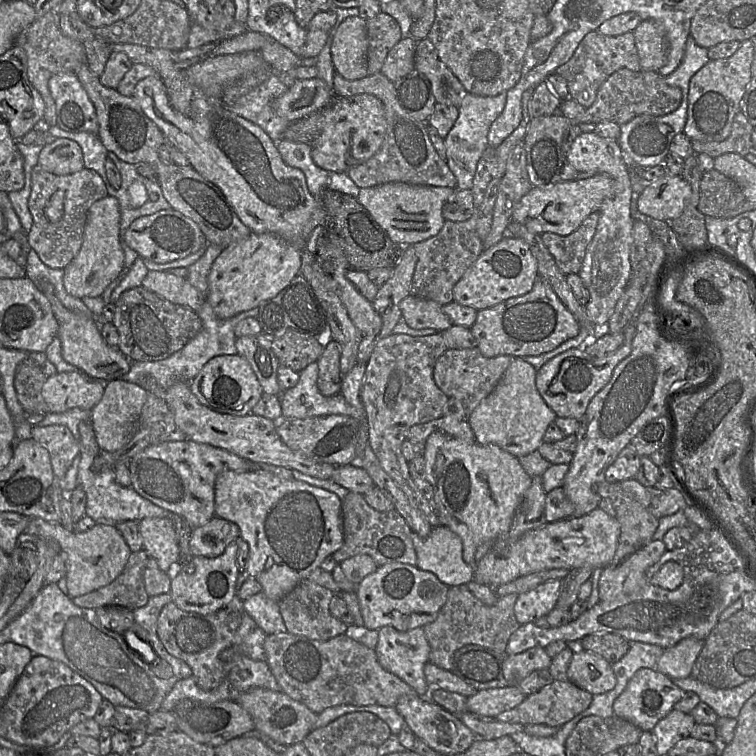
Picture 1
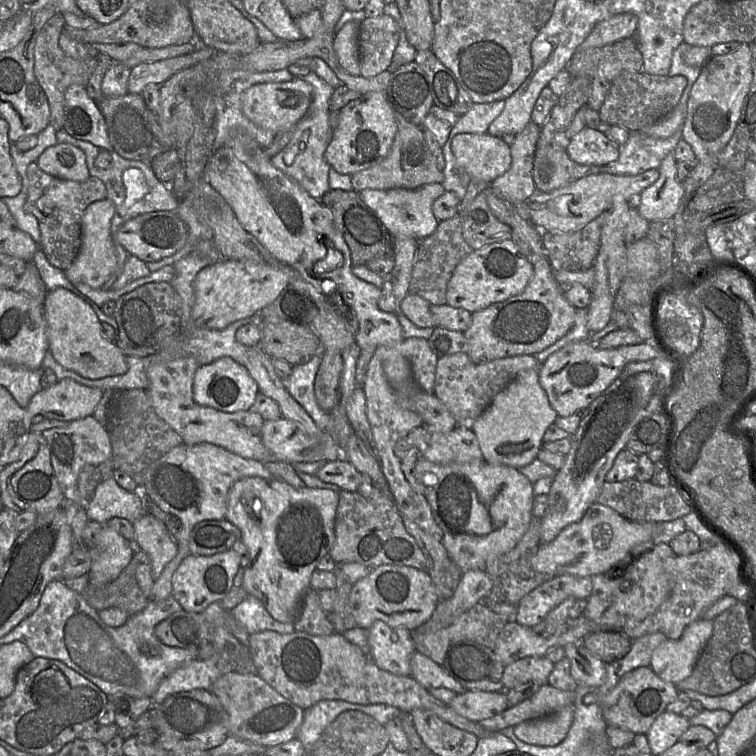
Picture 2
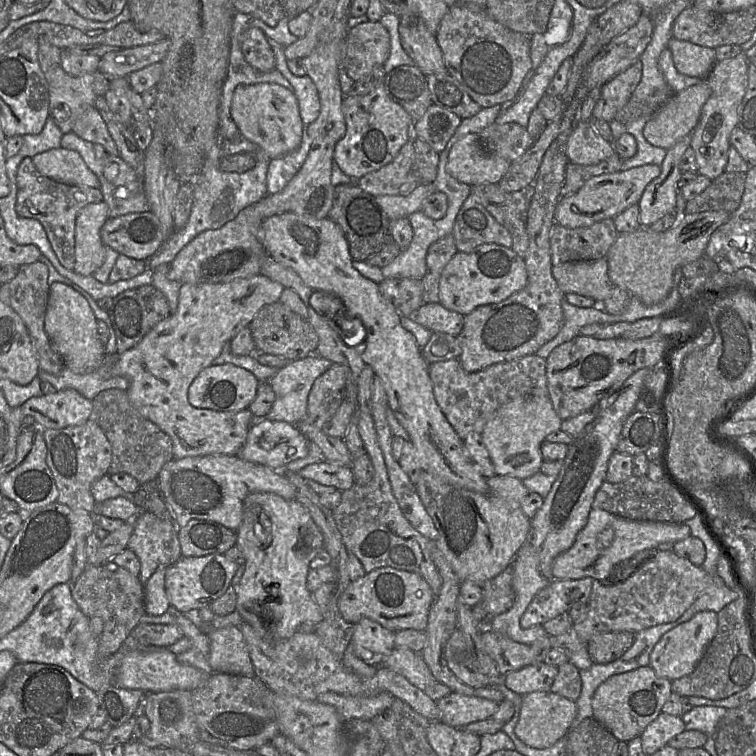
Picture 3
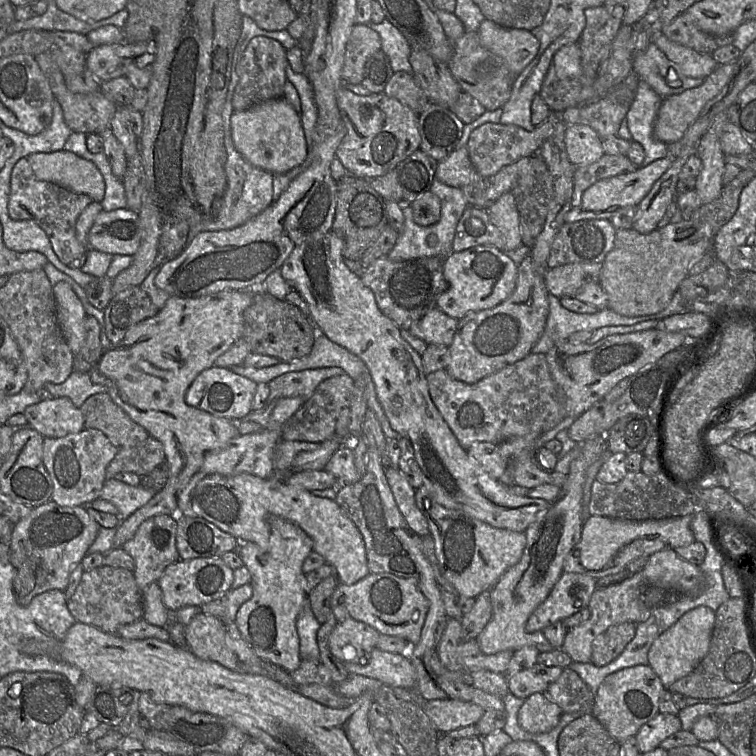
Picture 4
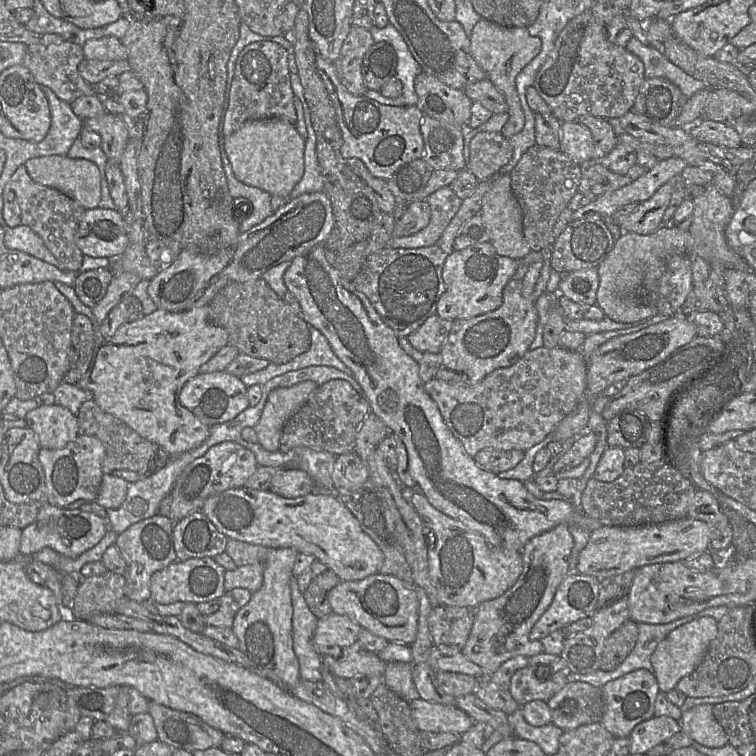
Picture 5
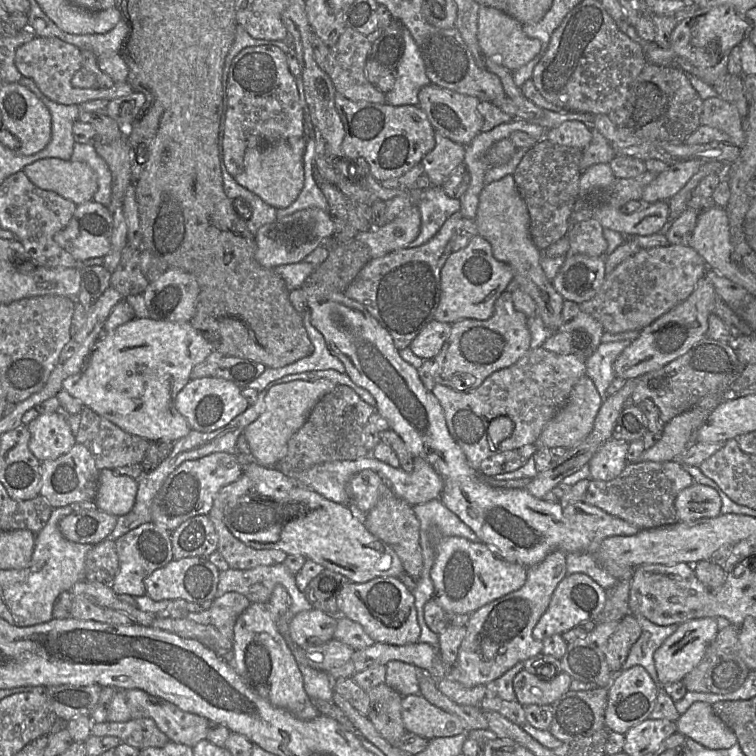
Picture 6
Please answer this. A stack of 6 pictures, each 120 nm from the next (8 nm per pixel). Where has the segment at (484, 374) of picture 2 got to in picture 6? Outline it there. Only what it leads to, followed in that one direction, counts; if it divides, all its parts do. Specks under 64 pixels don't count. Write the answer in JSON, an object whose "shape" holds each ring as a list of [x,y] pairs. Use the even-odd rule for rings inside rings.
{"shape":[[[539,347],[529,349],[513,365],[492,373],[475,389],[457,391],[448,386],[435,384],[431,392],[443,408],[450,435],[462,449],[470,466],[479,471],[481,462],[497,453],[535,444],[543,428],[565,405],[573,387],[584,375],[586,375],[586,365],[576,355],[561,355]],[[500,416],[508,416],[514,423],[514,430],[508,438],[494,445],[489,439],[488,427],[492,420]]]}

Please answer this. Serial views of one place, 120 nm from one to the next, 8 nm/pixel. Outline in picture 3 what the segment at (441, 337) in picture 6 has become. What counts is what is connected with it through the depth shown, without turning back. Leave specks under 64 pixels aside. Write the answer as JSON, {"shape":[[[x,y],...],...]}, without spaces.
{"shape":[[[425,303],[414,314],[414,321],[431,332],[442,332],[457,337],[464,325],[462,314],[437,303]]]}

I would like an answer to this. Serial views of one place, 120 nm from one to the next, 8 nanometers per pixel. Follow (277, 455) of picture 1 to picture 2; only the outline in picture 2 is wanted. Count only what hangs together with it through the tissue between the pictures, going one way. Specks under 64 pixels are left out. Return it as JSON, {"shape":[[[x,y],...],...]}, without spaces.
{"shape":[[[171,340],[153,355],[143,358],[149,358],[150,362],[147,367],[148,387],[146,390],[153,409],[161,419],[181,436],[184,444],[196,445],[200,443],[210,443],[223,447],[244,458],[258,460],[263,463],[278,461],[274,459],[270,451],[263,444],[261,430],[265,420],[260,414],[252,410],[228,413],[212,407],[202,406],[195,402],[193,397],[193,380],[200,365],[195,358],[184,355],[184,351],[180,346],[180,340]]]}

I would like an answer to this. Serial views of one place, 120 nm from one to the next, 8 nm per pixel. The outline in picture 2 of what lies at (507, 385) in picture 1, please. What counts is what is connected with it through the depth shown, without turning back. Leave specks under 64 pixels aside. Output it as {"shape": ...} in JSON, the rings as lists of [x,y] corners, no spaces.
{"shape":[[[527,369],[518,373],[493,399],[472,426],[483,459],[493,465],[507,465],[517,469],[531,463],[542,448],[547,428],[555,423],[557,412],[551,407],[547,393],[540,385],[539,370]]]}

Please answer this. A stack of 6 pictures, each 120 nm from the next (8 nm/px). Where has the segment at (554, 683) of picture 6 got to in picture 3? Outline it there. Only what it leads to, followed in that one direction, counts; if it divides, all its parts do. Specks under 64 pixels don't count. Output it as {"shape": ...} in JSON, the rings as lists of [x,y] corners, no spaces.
{"shape":[[[544,662],[529,664],[503,676],[503,684],[513,692],[524,696],[536,691],[549,691],[558,668]]]}

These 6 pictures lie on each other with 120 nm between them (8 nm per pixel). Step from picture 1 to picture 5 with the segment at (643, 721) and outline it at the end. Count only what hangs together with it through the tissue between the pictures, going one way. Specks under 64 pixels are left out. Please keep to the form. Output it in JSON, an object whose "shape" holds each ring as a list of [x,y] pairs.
{"shape":[[[638,669],[607,682],[602,688],[604,712],[601,723],[615,738],[629,737],[633,728],[654,717],[656,697],[660,690],[653,672]]]}

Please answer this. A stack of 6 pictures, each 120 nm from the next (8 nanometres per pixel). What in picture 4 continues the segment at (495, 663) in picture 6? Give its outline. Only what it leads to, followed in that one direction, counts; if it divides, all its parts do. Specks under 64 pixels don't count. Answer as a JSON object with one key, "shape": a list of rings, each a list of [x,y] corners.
{"shape":[[[608,433],[591,436],[578,443],[579,455],[571,461],[567,479],[558,497],[547,509],[539,512],[525,531],[526,546],[521,559],[510,567],[490,590],[492,617],[476,640],[485,654],[501,651],[517,651],[523,647],[535,647],[540,653],[555,648],[542,631],[528,633],[526,622],[533,611],[547,598],[563,573],[563,564],[574,546],[580,541],[583,521],[581,518],[583,486],[587,469],[603,454],[608,455]]]}

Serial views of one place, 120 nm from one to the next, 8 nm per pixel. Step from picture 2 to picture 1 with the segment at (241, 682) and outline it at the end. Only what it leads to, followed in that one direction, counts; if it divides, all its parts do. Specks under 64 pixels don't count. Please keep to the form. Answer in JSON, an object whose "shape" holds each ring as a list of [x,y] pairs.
{"shape":[[[252,688],[239,694],[235,701],[251,715],[255,724],[254,732],[261,738],[269,738],[283,746],[303,742],[309,732],[313,730],[318,717],[318,714],[285,693],[265,688]]]}

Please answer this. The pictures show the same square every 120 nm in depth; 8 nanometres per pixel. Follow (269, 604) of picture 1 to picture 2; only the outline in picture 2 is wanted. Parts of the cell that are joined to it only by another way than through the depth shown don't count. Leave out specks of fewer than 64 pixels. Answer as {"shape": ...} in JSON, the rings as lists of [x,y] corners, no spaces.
{"shape":[[[248,595],[230,612],[249,634],[265,630],[272,630],[281,634],[295,632],[293,623],[282,623],[275,620],[266,610],[261,600],[253,595]]]}

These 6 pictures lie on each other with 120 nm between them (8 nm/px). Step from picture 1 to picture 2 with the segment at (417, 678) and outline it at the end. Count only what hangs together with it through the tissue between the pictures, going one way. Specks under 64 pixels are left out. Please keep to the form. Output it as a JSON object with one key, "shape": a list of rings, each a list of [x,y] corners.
{"shape":[[[376,620],[368,629],[368,643],[371,658],[378,668],[410,676],[410,660],[416,650],[410,630],[393,628]]]}

